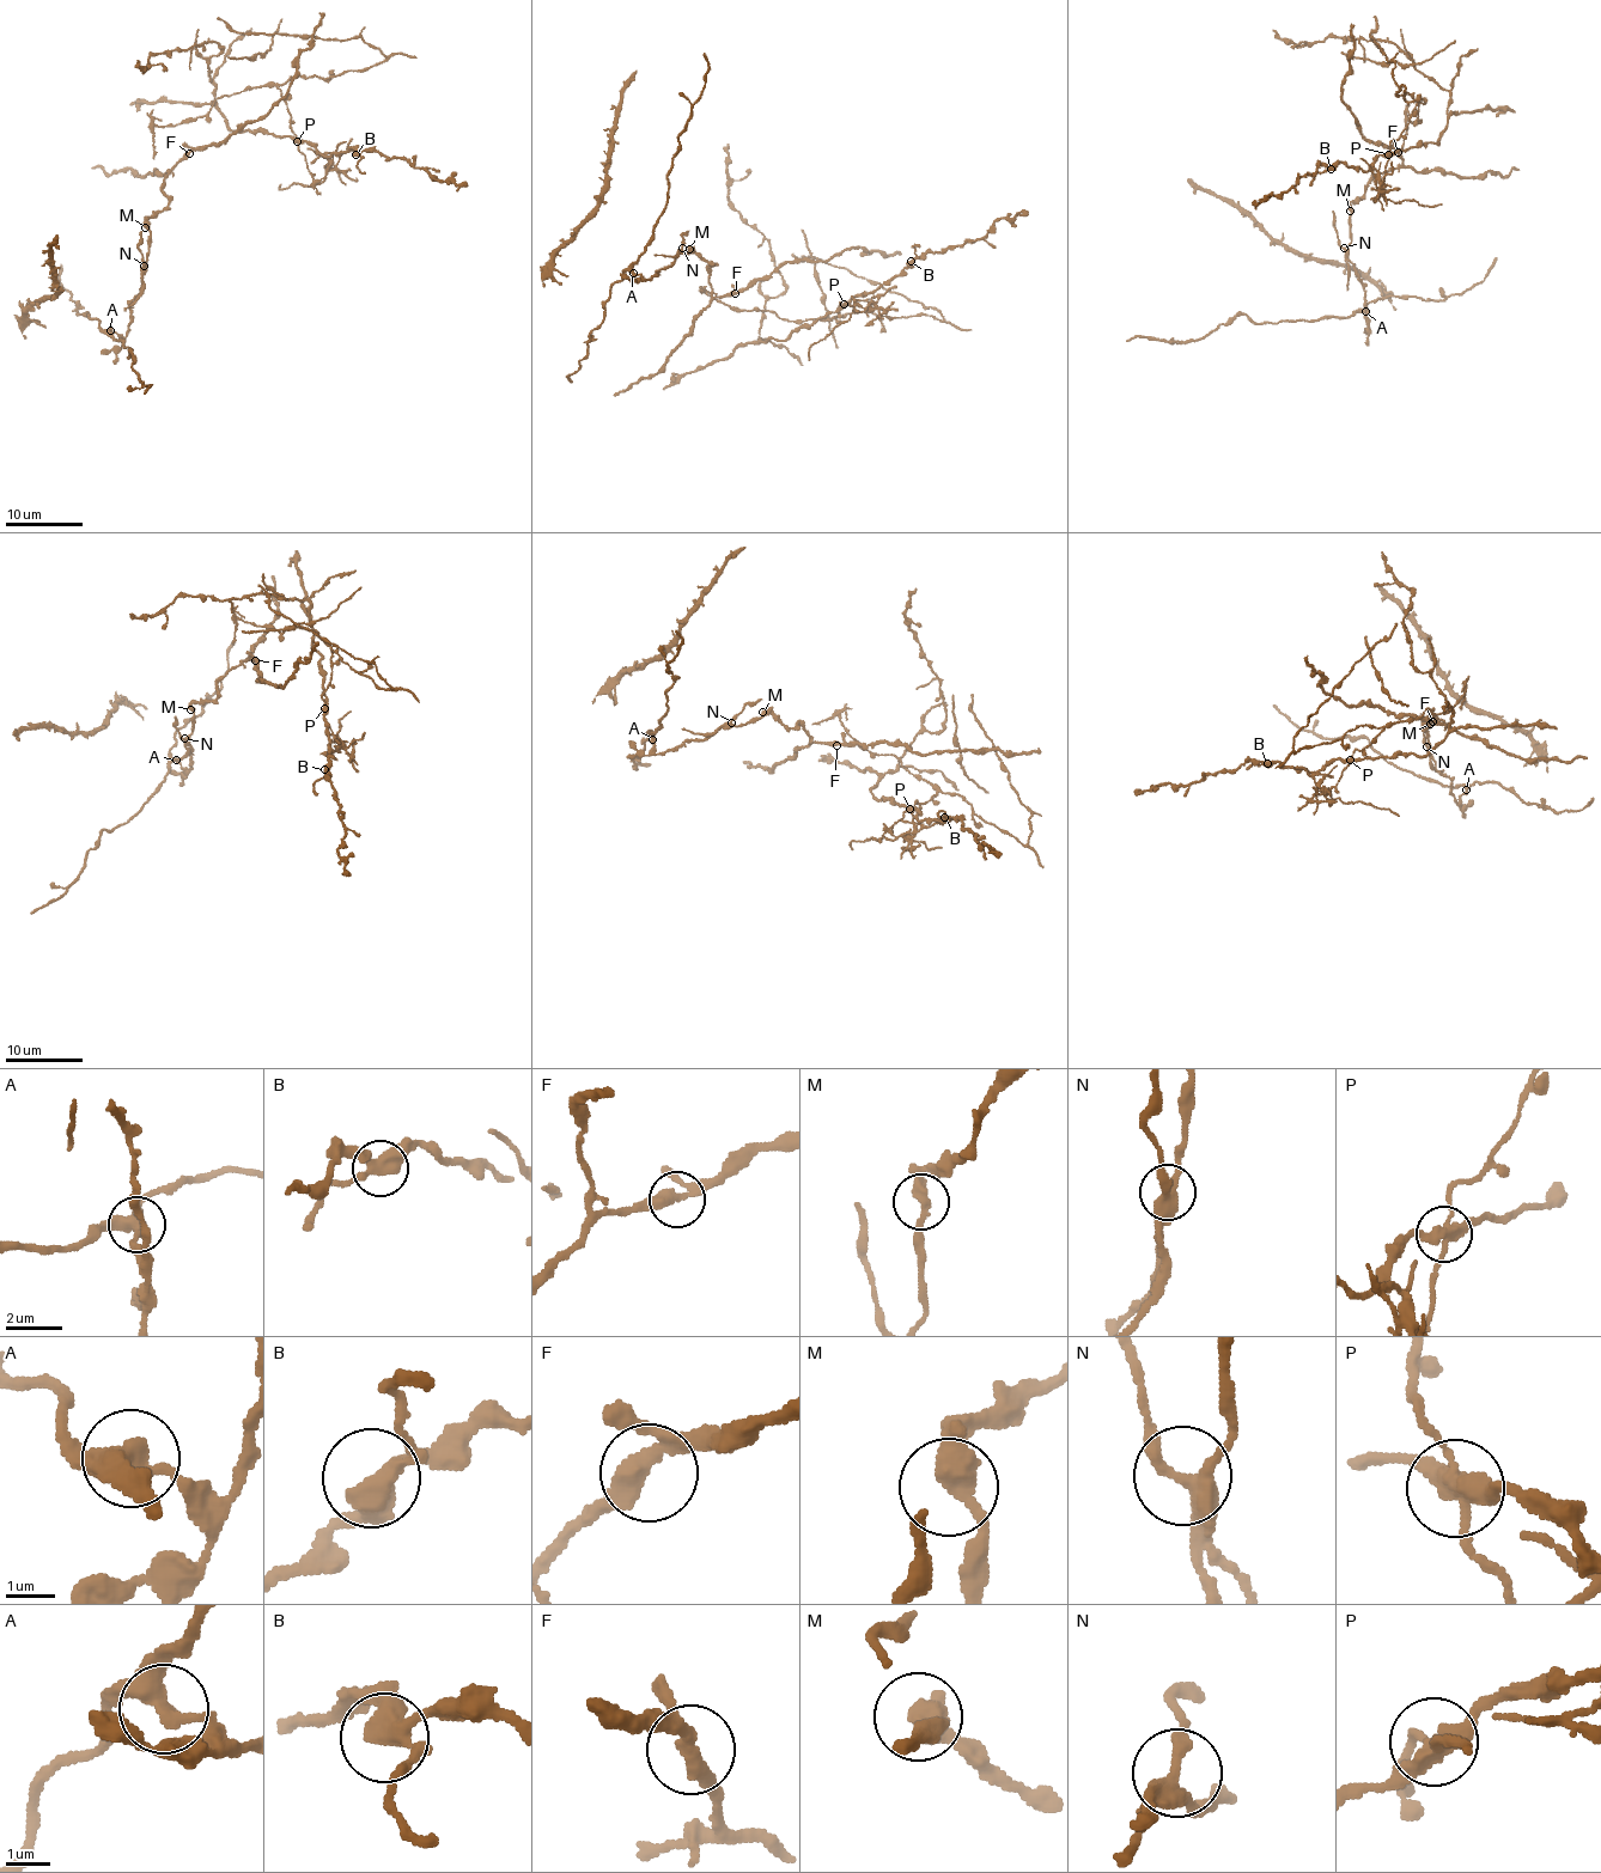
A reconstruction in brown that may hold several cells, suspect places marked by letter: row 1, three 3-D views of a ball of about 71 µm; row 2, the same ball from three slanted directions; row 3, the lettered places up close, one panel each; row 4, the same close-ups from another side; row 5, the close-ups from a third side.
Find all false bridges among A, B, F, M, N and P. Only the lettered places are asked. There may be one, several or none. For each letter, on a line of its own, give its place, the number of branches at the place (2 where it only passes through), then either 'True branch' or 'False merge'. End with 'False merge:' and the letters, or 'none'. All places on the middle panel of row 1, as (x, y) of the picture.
A: Place: (633, 273). Branches: 3. False merge
B: Place: (911, 261). Branches: 3. True branch
F: Place: (735, 293). Branches: 3. True branch
M: Place: (689, 249). Branches: 2. True branch
N: Place: (682, 248). Branches: 3. False merge
P: Place: (844, 304). Branches: 4. False merge
False merge: A, N, P

